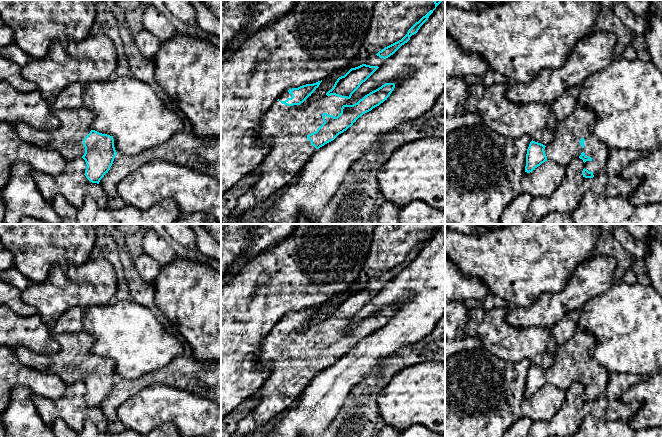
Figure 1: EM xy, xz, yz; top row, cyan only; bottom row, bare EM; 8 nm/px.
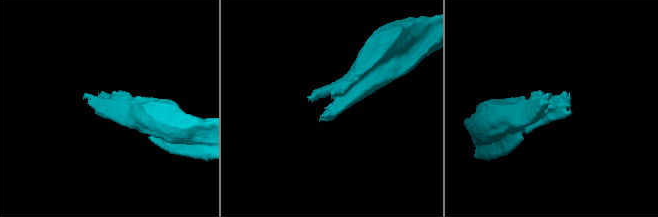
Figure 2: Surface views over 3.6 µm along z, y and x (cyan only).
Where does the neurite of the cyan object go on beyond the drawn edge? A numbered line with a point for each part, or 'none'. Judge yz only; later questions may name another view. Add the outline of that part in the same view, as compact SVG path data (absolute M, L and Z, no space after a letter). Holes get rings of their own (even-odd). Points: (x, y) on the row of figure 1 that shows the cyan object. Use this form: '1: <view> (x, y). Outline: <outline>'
1: yz (566, 146). Outline: M576 106L570 116L559 121L554 141L545 147L547 160L566 166L584 152L592 158L585 162L585 169L592 171L594 176L600 173L611 150L591 133L589 126L594 121L592 110Z

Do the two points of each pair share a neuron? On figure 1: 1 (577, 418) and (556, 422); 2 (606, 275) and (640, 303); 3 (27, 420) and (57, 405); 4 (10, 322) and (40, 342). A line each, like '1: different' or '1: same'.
1: same
2: different
3: different
4: same

